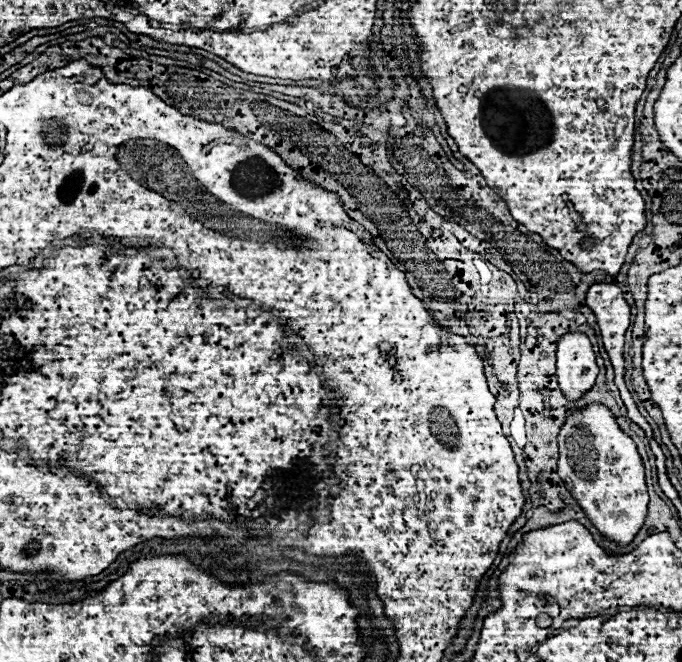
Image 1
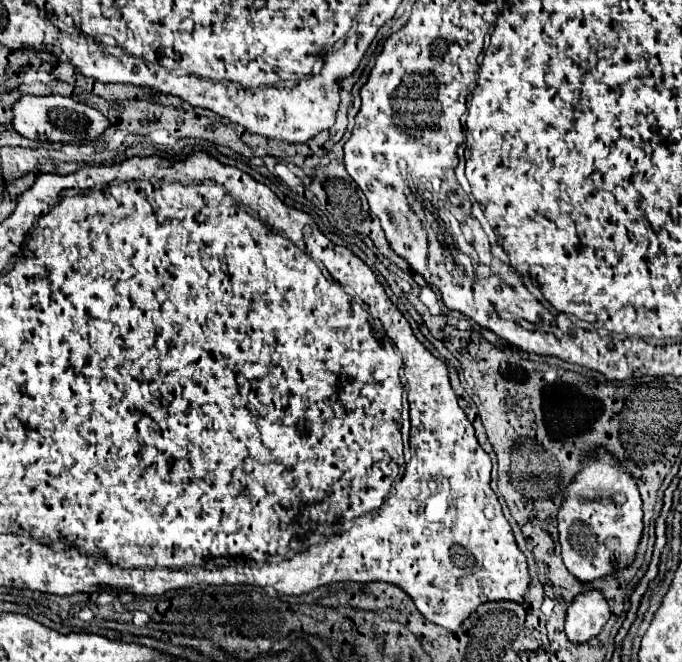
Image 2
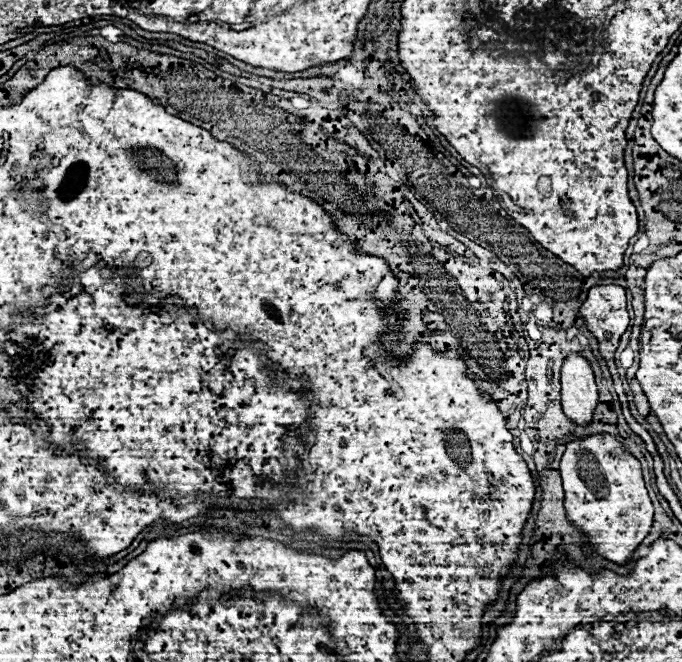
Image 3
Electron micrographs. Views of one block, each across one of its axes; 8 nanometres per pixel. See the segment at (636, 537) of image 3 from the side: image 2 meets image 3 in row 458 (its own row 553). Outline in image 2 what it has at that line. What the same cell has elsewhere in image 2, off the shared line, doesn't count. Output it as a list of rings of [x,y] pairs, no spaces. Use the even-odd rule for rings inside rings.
[[[598,450],[596,460],[590,456],[584,458],[582,470],[578,472],[576,480],[568,486],[566,500],[558,512],[558,530],[564,564],[568,572],[580,582],[592,582],[596,578],[610,576],[616,570],[628,568],[634,562],[638,542],[642,538],[642,498],[632,476],[626,474],[620,468],[620,464],[612,456],[608,456],[608,452]]]

